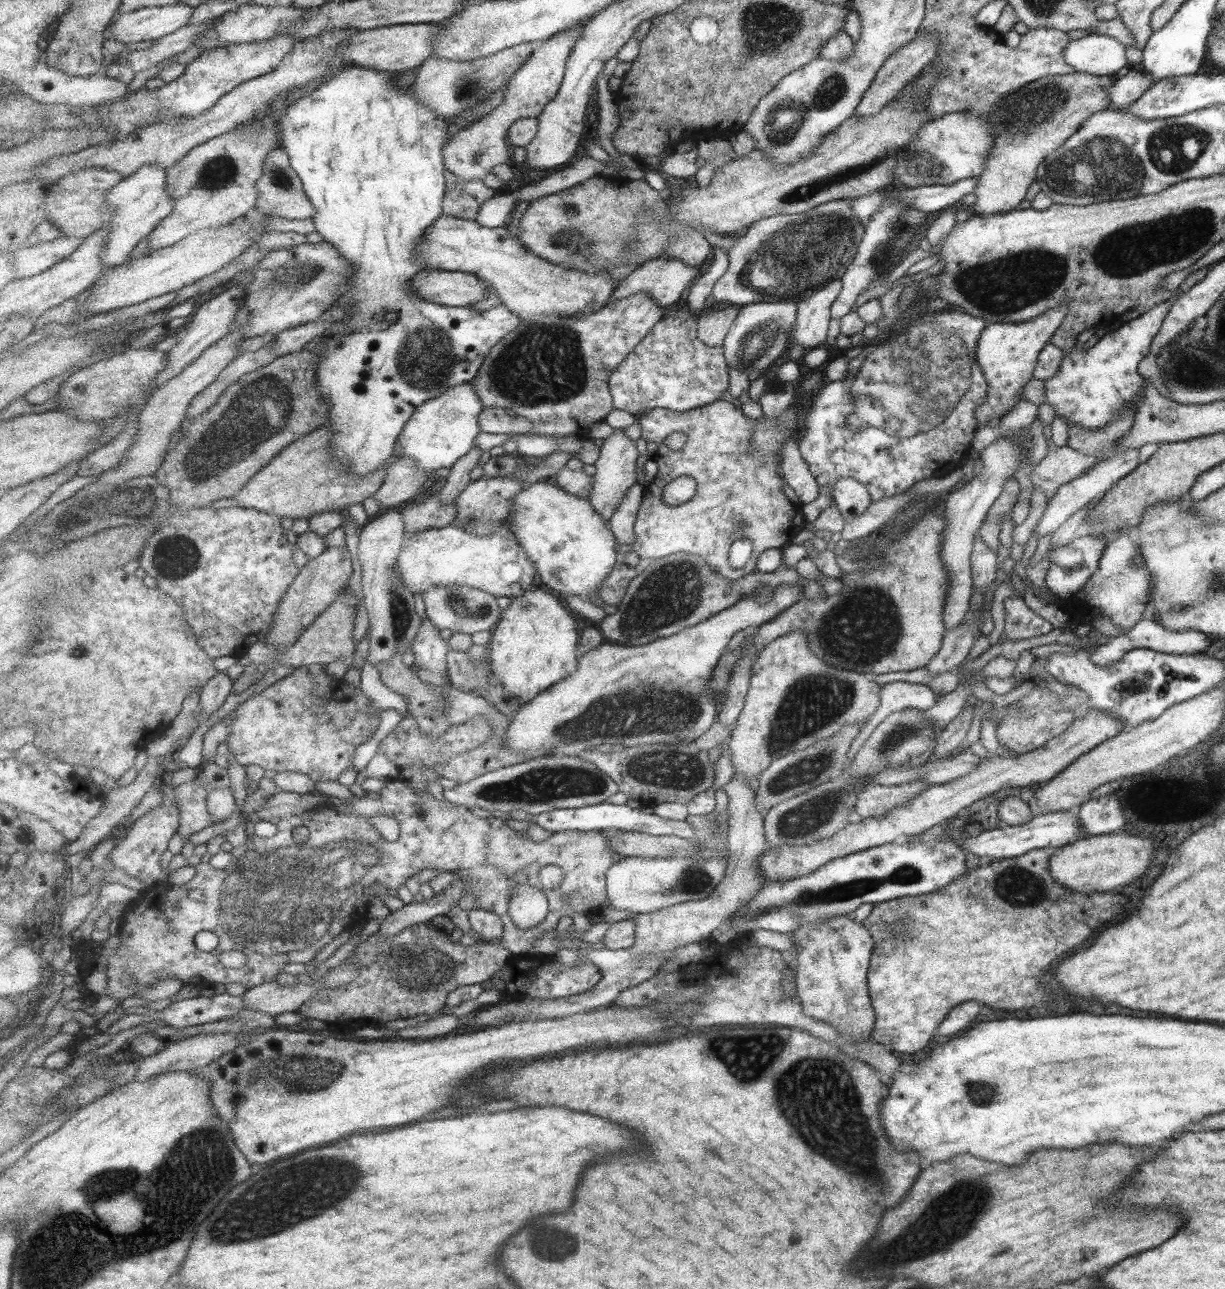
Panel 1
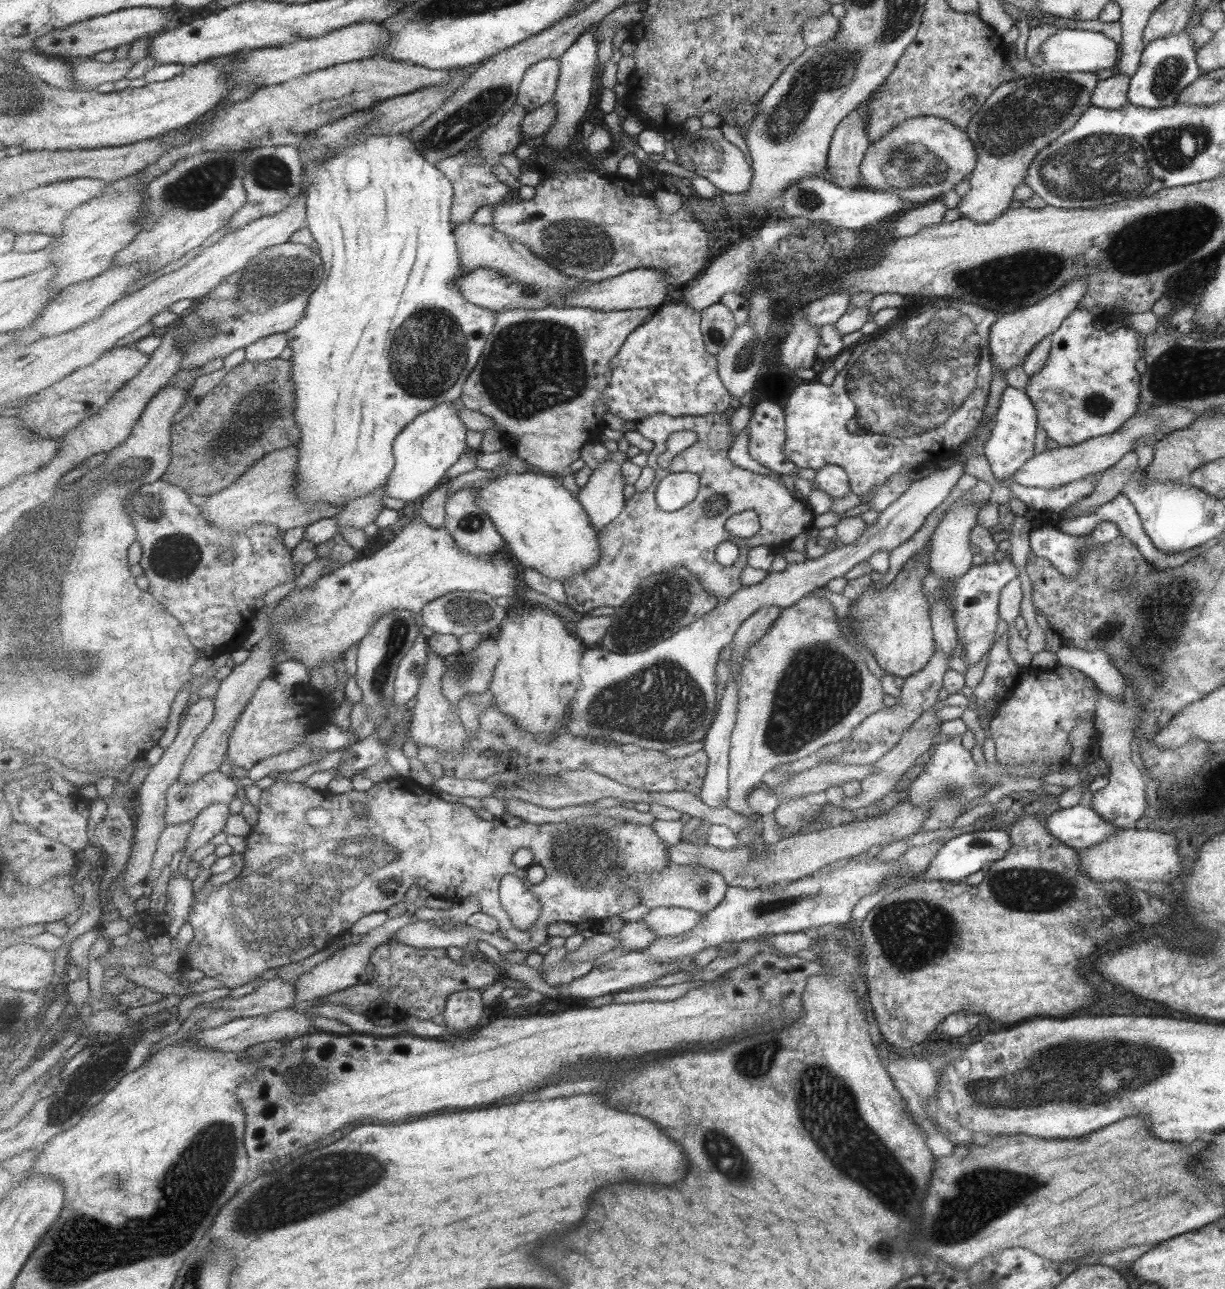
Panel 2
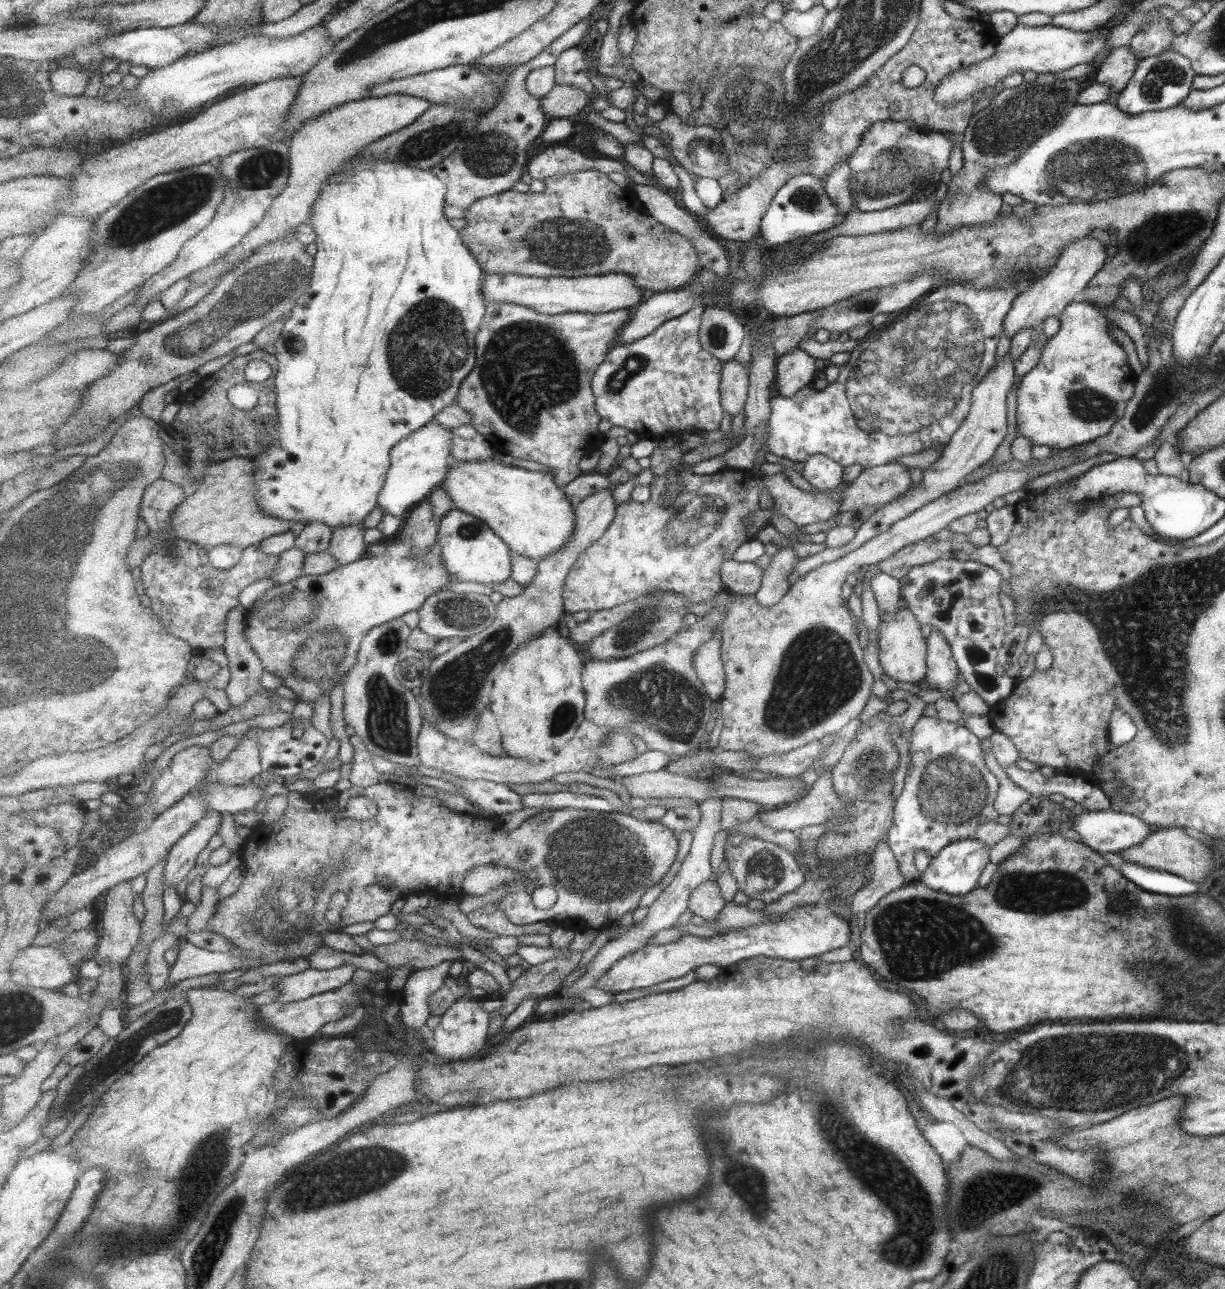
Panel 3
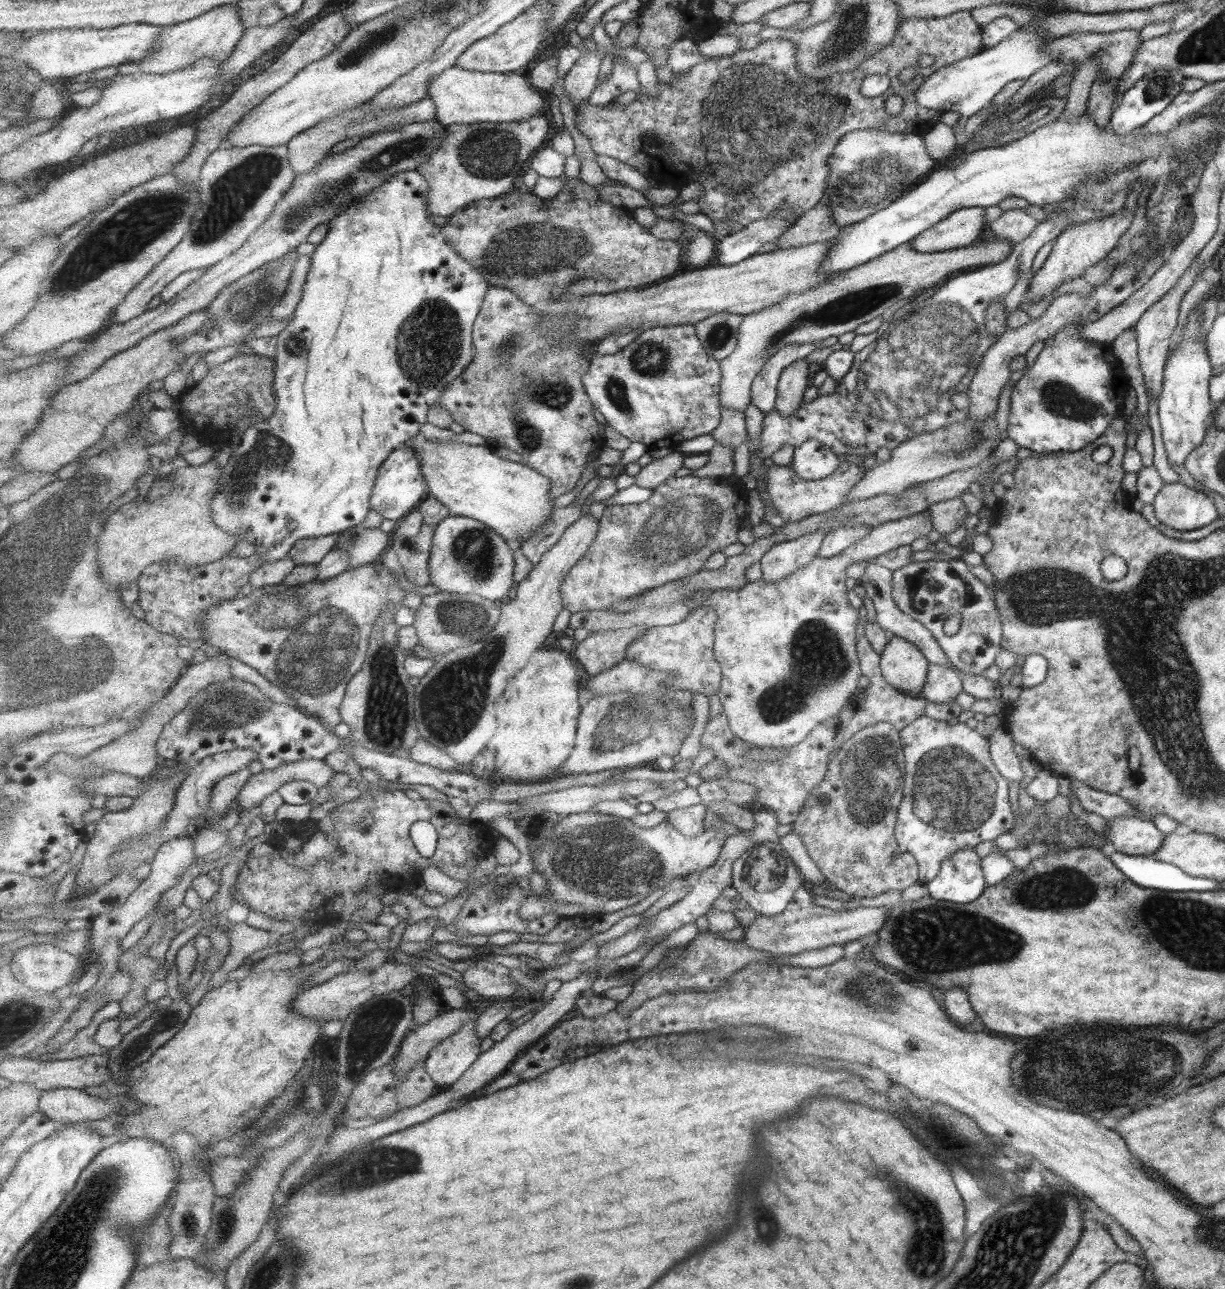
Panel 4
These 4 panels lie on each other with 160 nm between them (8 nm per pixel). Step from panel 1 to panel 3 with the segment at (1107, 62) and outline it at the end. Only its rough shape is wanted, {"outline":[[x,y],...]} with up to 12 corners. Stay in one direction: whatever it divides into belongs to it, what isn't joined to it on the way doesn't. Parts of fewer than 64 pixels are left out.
{"outline":[[1016,24],[993,57],[946,76],[944,103],[1012,72],[1059,74],[1103,50],[1109,28]]}

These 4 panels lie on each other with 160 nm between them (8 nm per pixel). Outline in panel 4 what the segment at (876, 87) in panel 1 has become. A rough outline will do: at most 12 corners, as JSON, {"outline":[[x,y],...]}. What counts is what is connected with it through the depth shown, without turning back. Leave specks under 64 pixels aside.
{"outline":[[822,199],[774,242],[778,249],[834,240],[842,229]]}

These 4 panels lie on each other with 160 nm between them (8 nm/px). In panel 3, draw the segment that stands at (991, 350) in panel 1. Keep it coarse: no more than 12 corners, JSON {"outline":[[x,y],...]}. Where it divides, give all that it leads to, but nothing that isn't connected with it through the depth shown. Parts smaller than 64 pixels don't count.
{"outline":[[1103,243],[1066,244],[1011,303],[1002,334],[1041,326],[1078,299],[1105,262]]}

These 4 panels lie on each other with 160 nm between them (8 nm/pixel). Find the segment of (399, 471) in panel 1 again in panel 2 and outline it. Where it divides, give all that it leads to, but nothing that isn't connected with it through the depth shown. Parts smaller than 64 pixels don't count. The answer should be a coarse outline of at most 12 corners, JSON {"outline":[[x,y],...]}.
{"outline":[[386,486],[350,500],[339,526],[363,530],[385,508]]}

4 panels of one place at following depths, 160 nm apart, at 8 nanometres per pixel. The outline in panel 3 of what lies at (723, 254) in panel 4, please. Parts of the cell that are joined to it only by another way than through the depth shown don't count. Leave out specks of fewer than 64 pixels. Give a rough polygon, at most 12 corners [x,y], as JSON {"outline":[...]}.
{"outline":[[787,179],[760,235],[773,248],[842,223],[824,183]]}

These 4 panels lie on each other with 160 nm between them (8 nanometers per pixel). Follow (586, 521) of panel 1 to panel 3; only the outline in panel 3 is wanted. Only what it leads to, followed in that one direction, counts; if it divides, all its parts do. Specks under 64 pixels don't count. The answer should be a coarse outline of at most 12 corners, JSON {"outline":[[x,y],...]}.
{"outline":[[457,462],[441,487],[512,552],[571,543],[575,505],[550,472]]}

